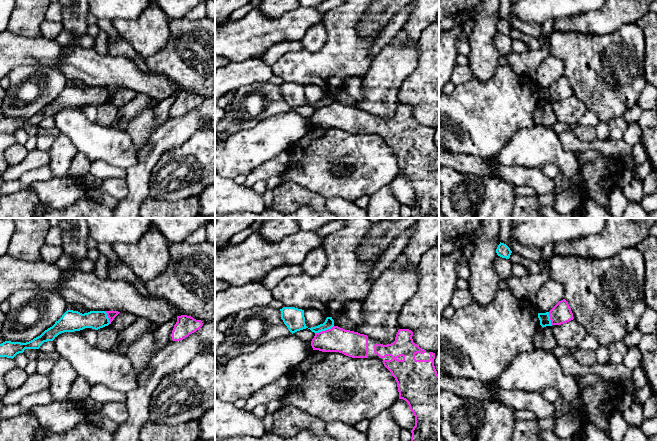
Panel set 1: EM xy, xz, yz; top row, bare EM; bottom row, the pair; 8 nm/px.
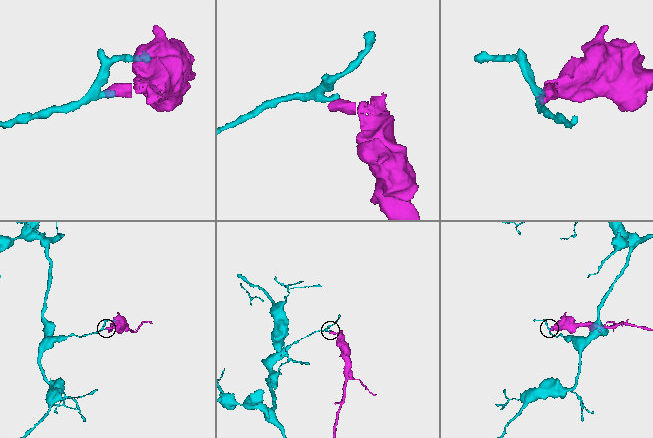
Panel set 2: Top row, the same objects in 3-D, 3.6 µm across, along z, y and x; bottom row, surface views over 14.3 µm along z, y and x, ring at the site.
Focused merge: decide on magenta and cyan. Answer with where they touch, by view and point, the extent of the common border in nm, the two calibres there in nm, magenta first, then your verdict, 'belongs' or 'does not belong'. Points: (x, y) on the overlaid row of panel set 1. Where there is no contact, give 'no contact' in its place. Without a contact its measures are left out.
xz (325, 330) | 170 nm | 200/150 nm | does not belong

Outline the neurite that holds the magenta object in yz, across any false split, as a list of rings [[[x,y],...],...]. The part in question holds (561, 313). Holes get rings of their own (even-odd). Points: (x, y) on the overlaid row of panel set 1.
[[[565,299],[559,301],[549,311],[549,316],[552,325],[561,325],[574,319],[571,308]]]

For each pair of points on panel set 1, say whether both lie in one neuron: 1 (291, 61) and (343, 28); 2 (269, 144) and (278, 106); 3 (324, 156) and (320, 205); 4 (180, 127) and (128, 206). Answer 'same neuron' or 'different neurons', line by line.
1: same neuron
2: different neurons
3: different neurons
4: same neuron

